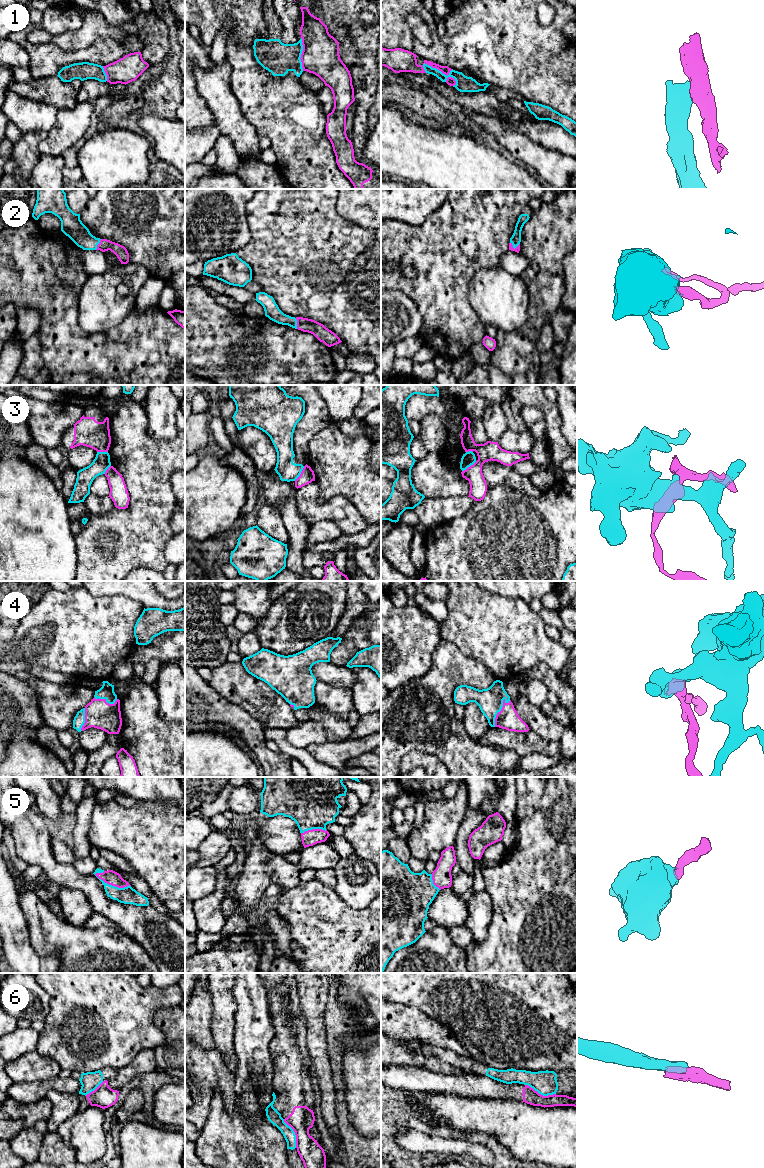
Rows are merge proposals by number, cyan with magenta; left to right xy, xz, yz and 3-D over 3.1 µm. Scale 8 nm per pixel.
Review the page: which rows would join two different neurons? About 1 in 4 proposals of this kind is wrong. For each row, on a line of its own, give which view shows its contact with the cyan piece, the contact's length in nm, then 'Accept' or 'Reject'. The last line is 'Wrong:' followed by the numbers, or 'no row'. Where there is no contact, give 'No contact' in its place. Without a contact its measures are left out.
1: Touches cyan in yz. Shared border 320 nm. Reject
2: Touches cyan in yz. Shared border 80 nm. Accept
3: Touches cyan in xz. Shared border 150 nm. Reject
4: Touches cyan in yz. Shared border 260 nm. Accept
5: Touches cyan in xy. Shared border 320 nm. Accept
6: Touches cyan in yz. Shared border 260 nm. Reject
Wrong: 1, 3, 6

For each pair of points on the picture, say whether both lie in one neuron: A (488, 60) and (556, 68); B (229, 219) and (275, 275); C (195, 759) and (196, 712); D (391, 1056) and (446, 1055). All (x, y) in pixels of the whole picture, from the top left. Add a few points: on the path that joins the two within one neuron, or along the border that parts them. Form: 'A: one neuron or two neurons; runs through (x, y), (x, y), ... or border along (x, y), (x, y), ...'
A: one neuron; runs through (505, 60), (534, 60), (539, 62)
B: two neurons; border along (246, 218), (250, 239), (235, 252)
C: two neurons; border along (198, 729), (195, 731)
D: two neurons; border along (422, 1045), (425, 1055), (436, 1055), (447, 1062)

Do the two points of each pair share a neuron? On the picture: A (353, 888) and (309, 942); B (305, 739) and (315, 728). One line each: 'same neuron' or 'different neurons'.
A: different neurons
B: same neuron

